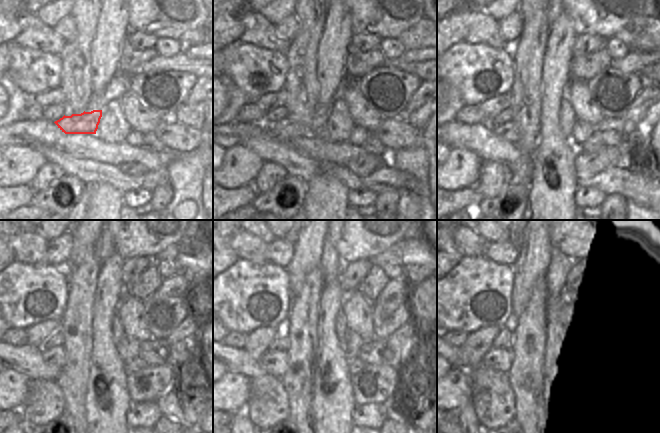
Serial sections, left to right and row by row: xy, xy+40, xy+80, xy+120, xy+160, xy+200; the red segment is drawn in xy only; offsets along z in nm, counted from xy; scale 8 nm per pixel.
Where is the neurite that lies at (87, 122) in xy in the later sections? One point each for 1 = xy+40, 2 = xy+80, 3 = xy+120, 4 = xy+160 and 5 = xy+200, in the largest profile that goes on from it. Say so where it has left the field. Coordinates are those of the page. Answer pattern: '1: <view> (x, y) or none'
1: xy+40 (285, 130)
2: xy+80 (508, 131)
3: xy+120 (56, 357)
4: xy+160 (275, 363)
5: xy+200 (500, 361)

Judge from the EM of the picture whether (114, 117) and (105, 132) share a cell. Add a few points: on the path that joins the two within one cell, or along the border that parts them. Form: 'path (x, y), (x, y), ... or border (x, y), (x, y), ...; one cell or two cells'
path (113, 121), (109, 128); one cell

